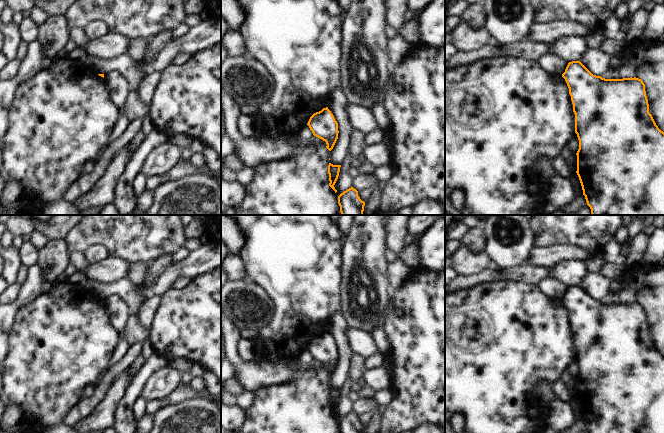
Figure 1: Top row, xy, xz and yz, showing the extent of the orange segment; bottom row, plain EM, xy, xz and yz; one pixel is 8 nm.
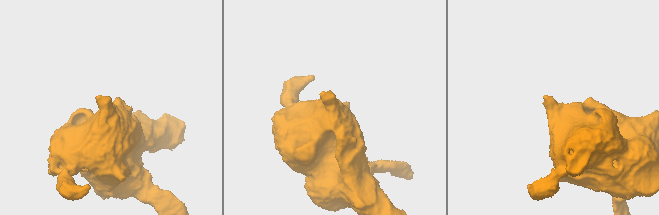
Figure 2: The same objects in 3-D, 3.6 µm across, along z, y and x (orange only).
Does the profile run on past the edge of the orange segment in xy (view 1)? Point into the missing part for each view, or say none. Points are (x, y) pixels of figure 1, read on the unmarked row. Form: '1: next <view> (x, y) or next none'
1: next none

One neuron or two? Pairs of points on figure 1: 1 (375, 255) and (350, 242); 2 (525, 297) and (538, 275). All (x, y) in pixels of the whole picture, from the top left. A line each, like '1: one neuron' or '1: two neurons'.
1: one neuron
2: two neurons

